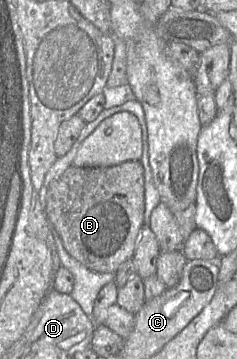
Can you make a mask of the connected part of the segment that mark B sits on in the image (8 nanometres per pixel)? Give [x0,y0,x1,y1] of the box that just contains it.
[45,161,144,273]

